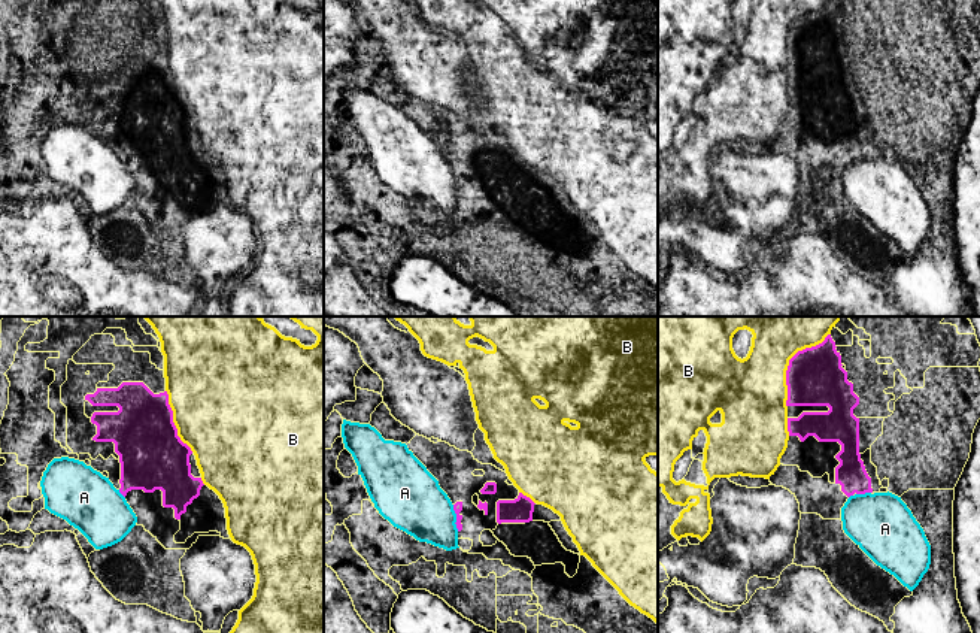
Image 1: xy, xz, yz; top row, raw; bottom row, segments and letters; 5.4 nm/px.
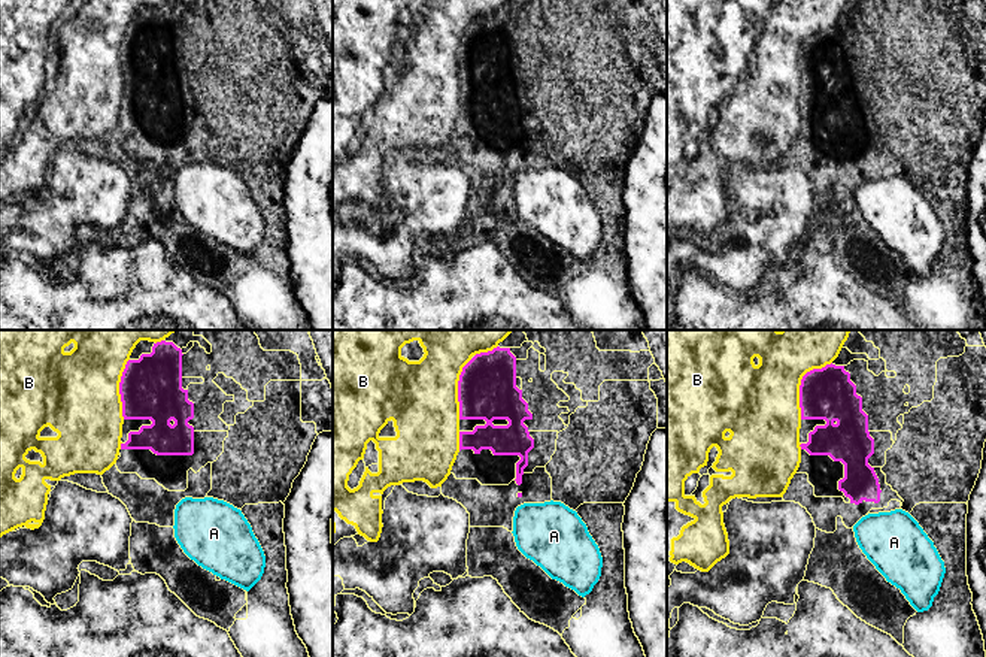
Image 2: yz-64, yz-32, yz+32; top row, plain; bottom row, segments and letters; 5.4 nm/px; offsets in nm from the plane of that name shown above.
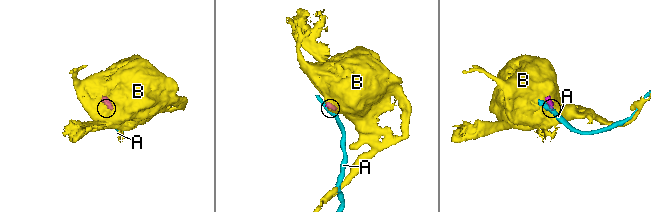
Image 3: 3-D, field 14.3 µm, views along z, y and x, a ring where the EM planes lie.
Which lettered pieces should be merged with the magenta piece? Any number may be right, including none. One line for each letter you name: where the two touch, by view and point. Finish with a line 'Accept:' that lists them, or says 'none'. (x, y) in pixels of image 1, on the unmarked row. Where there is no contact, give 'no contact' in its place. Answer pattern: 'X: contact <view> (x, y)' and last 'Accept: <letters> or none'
Accept: none

